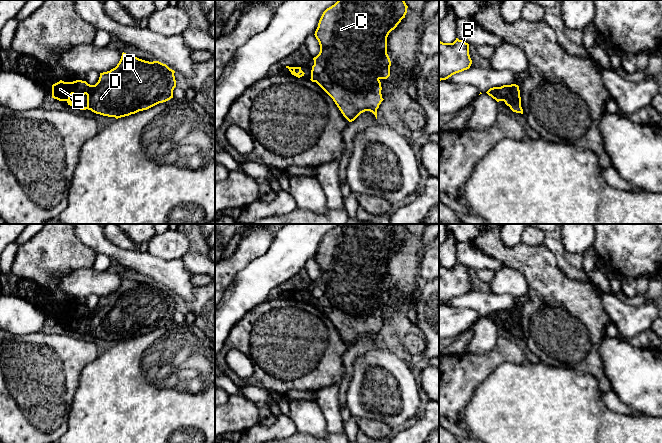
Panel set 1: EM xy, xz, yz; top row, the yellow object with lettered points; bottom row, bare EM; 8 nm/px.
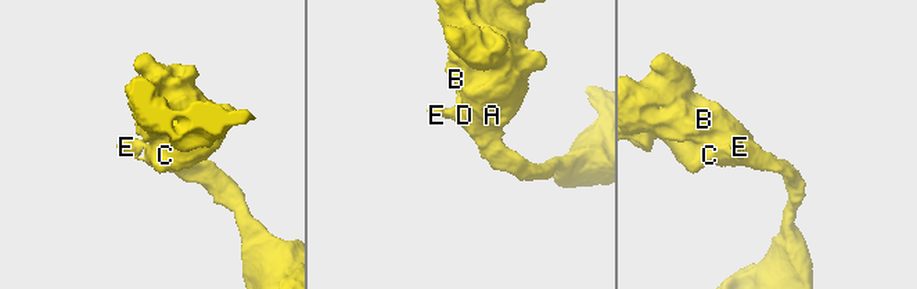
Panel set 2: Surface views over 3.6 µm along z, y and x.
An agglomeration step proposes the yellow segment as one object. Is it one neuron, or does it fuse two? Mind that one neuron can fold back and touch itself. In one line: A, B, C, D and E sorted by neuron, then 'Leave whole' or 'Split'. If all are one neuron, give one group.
Groups: A B C D E. Leave whole

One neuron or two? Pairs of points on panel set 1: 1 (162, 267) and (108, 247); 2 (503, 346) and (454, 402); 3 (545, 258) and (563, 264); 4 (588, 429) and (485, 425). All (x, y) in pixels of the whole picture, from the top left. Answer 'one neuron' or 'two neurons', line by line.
1: one neuron
2: one neuron
3: two neurons
4: one neuron

